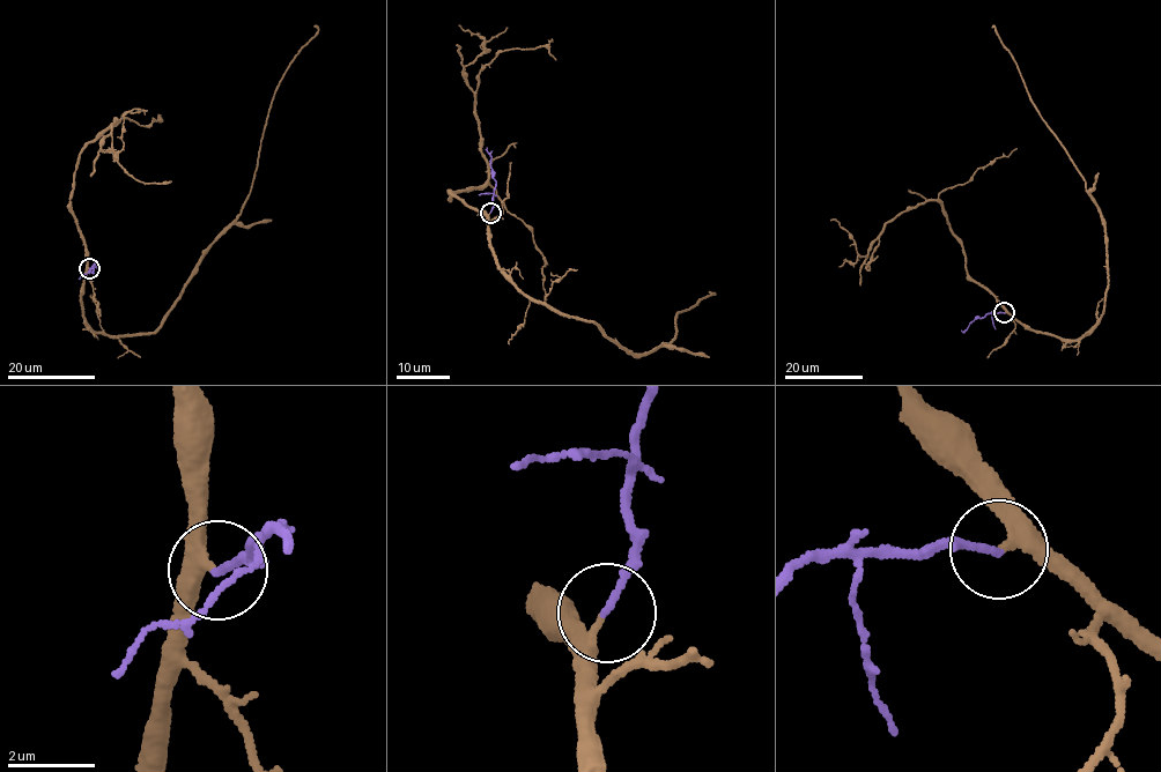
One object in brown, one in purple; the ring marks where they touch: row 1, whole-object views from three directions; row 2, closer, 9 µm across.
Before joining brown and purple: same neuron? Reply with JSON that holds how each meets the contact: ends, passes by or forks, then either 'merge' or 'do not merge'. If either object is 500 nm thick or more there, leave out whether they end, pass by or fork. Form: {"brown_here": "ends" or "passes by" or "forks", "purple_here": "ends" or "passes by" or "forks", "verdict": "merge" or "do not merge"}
{"brown_here": "passes by", "purple_here": "ends", "verdict": "merge"}

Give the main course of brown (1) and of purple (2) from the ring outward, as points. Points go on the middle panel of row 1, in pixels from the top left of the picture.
1: (490, 212), (490, 250), (508, 280), (597, 325), (637, 358), (668, 344), (675, 314), (709, 292)
2: (490, 212), (495, 182), (487, 147)

